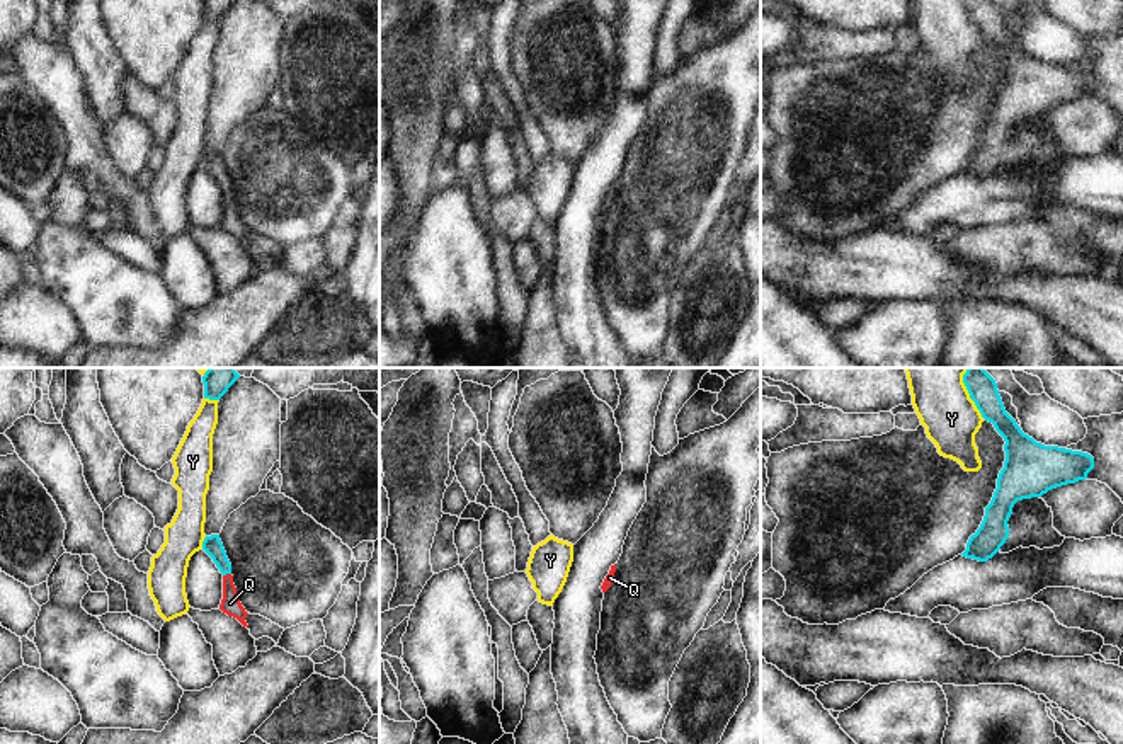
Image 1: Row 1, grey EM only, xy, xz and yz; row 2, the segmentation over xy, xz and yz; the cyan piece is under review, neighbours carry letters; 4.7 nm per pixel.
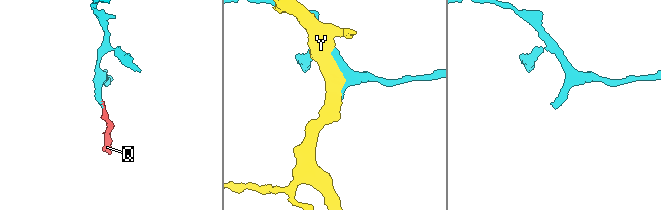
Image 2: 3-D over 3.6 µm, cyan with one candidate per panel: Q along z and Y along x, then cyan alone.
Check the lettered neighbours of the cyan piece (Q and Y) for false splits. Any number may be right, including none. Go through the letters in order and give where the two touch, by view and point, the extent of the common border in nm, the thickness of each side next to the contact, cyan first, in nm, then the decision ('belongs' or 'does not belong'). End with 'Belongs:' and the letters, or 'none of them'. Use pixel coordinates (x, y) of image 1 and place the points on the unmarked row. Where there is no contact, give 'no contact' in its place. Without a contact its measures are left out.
Q: contact xy (227, 191); length 40 nm; calibres 90 and 90 nm; belongs
Y: contact yz (972, 17); length 200 nm; calibres 130 and 260 nm; does not belong
Belongs: Q

